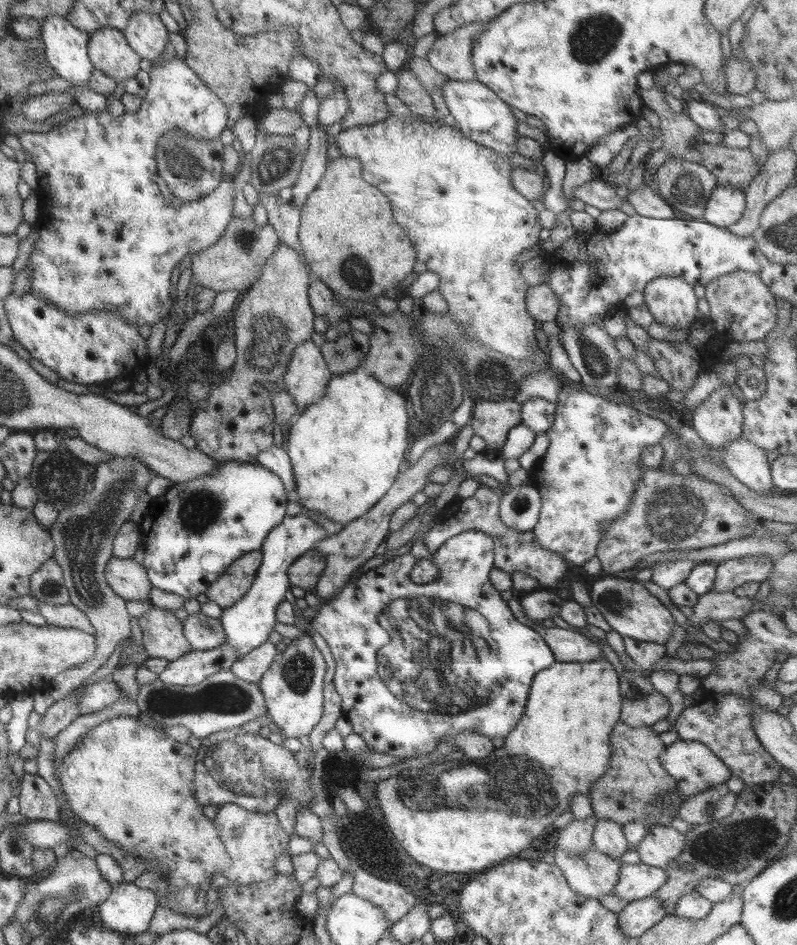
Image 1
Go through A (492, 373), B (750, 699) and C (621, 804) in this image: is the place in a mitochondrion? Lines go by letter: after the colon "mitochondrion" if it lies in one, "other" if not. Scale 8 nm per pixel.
A: mitochondrion
B: other
C: other

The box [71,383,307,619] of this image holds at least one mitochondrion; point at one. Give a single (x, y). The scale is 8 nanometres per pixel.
(196, 512)

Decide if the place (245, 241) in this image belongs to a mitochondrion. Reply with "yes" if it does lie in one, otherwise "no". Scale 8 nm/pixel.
yes

